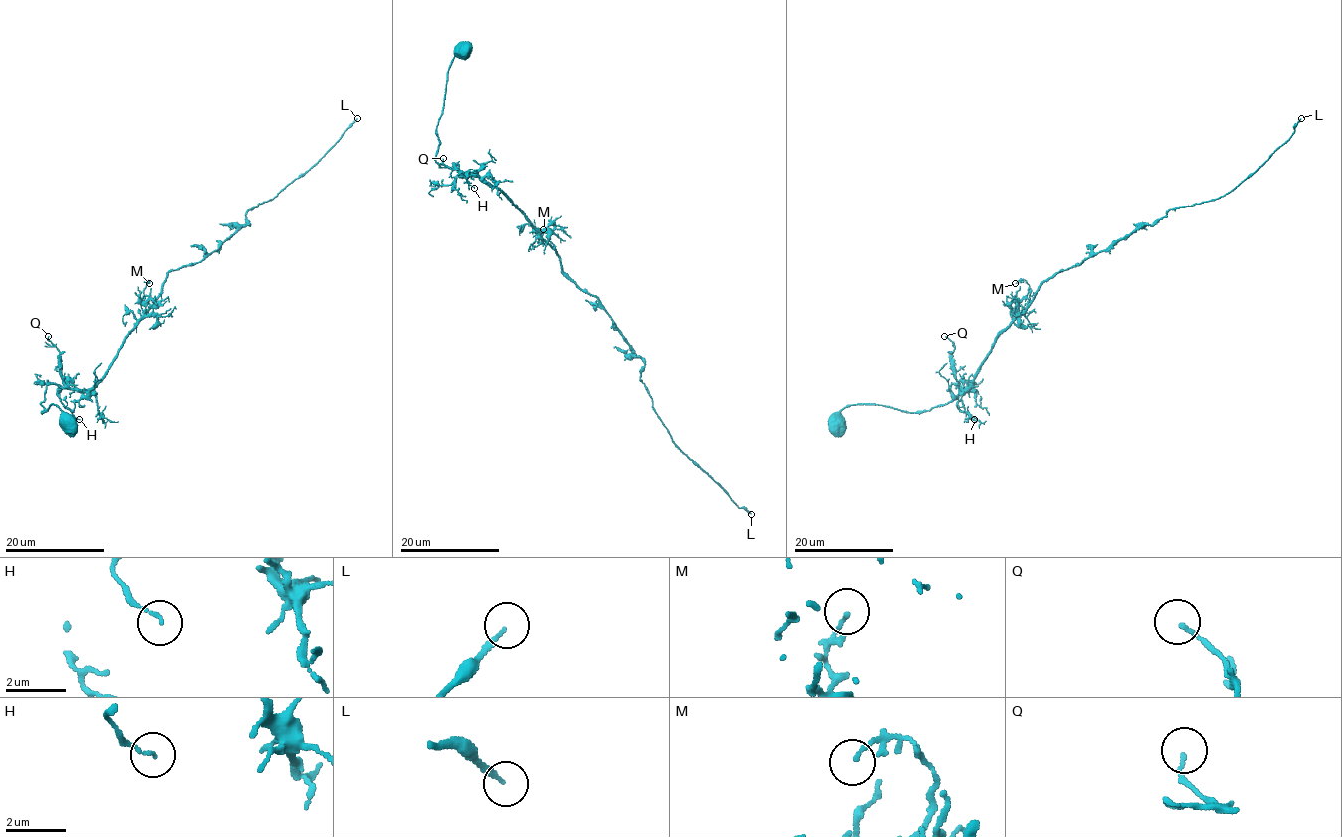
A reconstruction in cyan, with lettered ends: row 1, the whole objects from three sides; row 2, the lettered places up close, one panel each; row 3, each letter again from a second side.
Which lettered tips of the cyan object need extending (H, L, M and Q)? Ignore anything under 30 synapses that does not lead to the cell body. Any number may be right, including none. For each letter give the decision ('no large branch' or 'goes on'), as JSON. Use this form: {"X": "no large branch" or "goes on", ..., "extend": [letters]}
{"H": "no large branch", "L": "goes on", "M": "no large branch", "Q": "no large branch", "extend": ["L"]}

